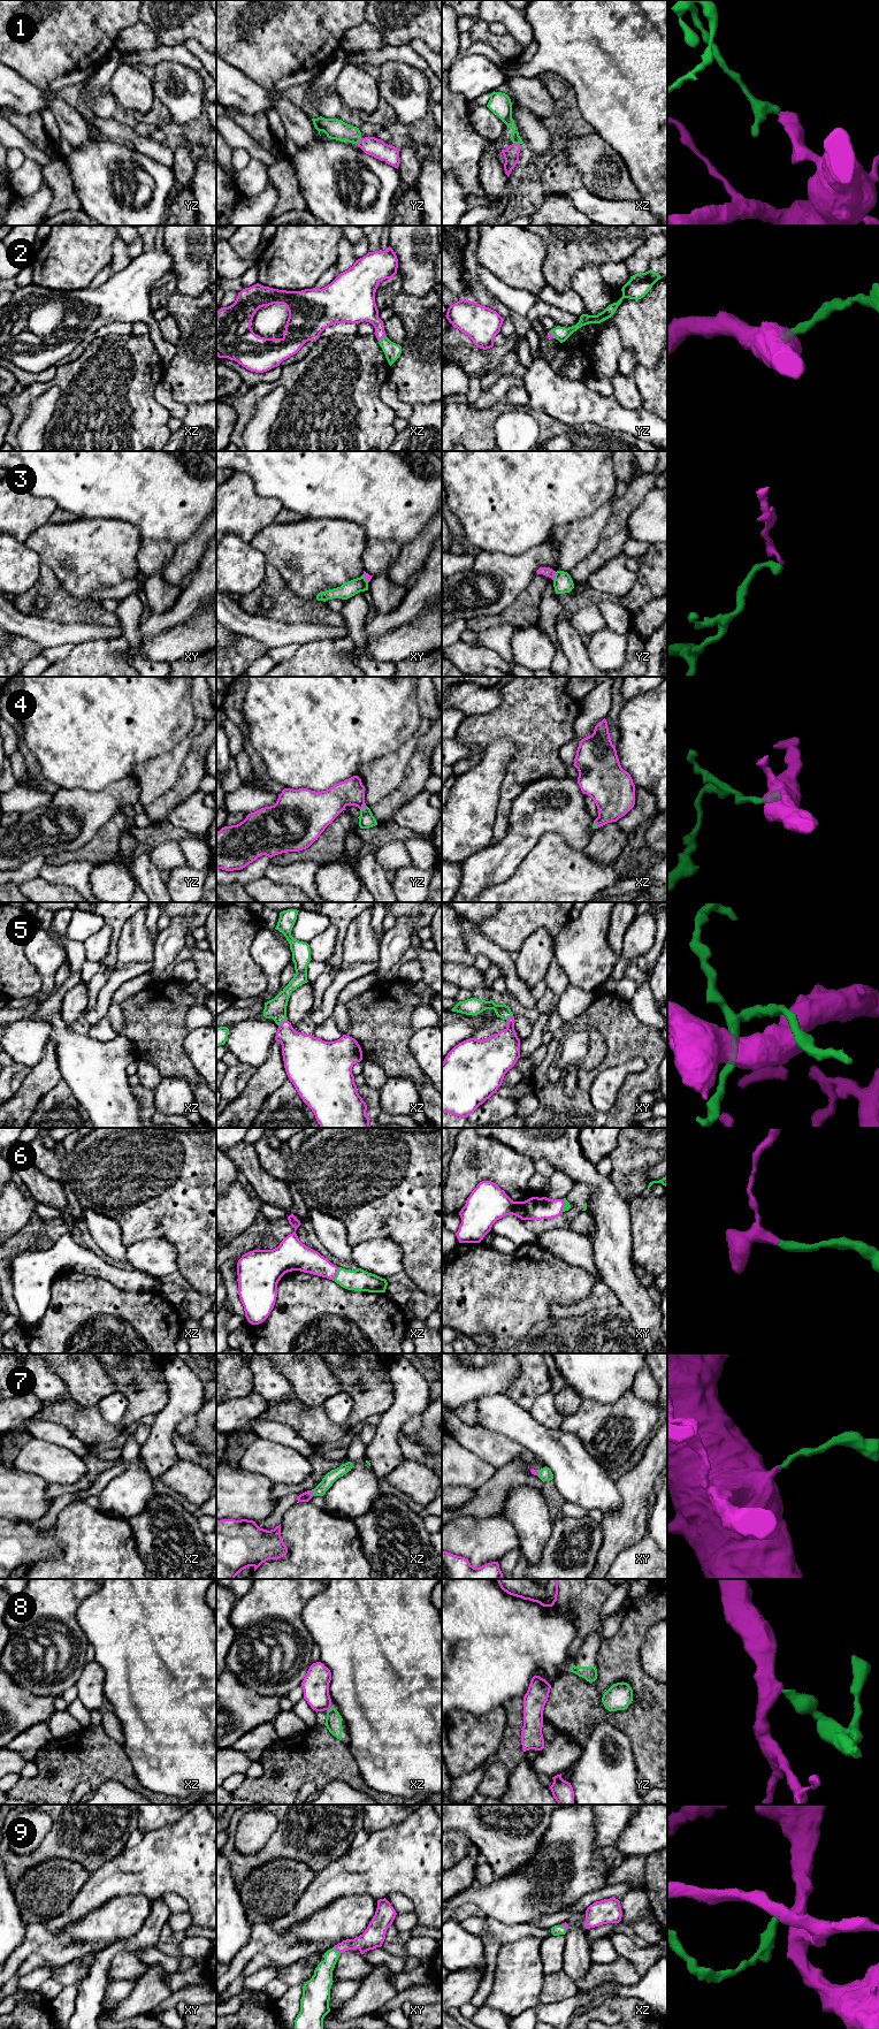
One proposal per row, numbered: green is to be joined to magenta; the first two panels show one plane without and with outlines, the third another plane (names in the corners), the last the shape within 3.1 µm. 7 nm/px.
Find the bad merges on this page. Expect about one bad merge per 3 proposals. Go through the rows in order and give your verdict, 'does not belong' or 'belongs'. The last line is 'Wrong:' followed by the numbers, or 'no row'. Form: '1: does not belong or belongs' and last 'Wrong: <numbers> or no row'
1: belongs
2: belongs
3: does not belong
4: belongs
5: belongs
6: belongs
7: belongs
8: does not belong
9: belongs
Wrong: 3, 8

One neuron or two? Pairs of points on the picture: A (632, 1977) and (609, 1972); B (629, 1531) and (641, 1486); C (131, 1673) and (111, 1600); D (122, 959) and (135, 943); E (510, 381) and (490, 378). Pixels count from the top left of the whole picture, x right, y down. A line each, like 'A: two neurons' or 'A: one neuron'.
A: one neuron
B: one neuron
C: one neuron
D: one neuron
E: two neurons

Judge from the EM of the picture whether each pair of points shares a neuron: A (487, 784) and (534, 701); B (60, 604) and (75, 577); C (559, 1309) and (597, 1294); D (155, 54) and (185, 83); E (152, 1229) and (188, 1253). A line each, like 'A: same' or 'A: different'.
A: different
B: different
C: same
D: different
E: same

